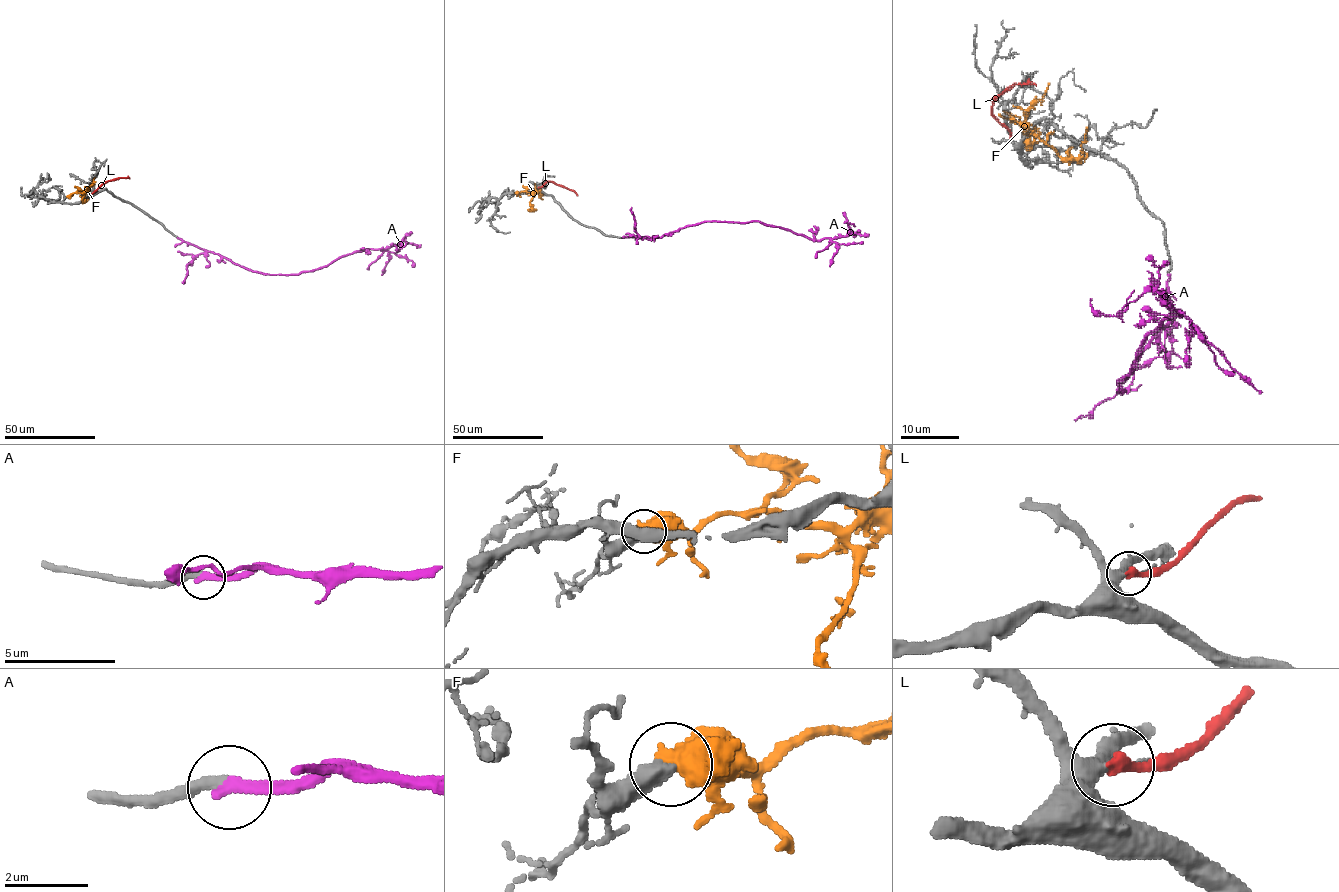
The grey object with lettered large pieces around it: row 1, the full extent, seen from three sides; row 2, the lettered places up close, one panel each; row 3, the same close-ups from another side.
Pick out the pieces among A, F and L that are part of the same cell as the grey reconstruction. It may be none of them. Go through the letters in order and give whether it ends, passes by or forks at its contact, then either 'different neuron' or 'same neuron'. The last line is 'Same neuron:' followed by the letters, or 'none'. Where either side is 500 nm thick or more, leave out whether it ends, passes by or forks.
A: it ends; same neuron
F: different neuron
L: it ends; different neuron
Same neuron: A

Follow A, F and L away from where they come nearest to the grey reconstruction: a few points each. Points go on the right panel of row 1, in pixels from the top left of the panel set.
A: (1169, 275), (1170, 319), (1119, 392), (1137, 351), (1179, 310), (1160, 291), (1116, 316), (1091, 298)
F: (1029, 144), (1029, 137), (1023, 131), (1045, 141), (1059, 156), (1075, 159), (1087, 127)
L: (1011, 138), (1011, 134), (992, 115), (992, 103), (1014, 84), (1036, 86)

